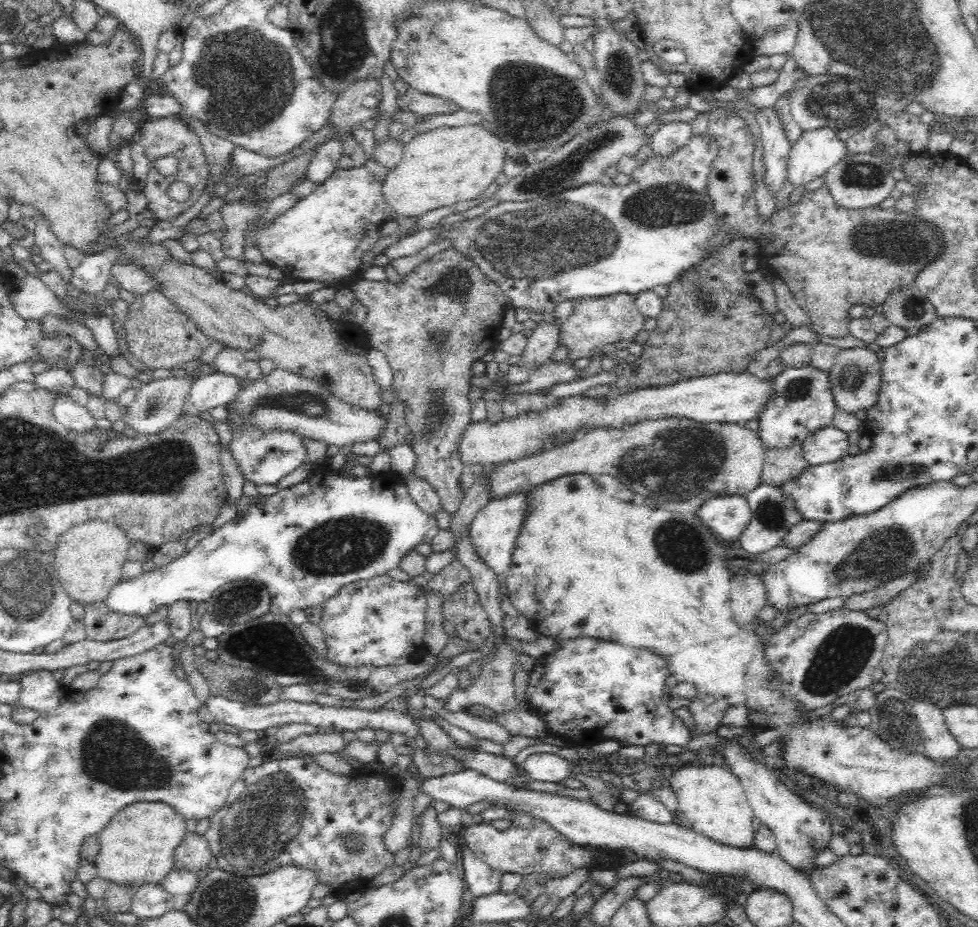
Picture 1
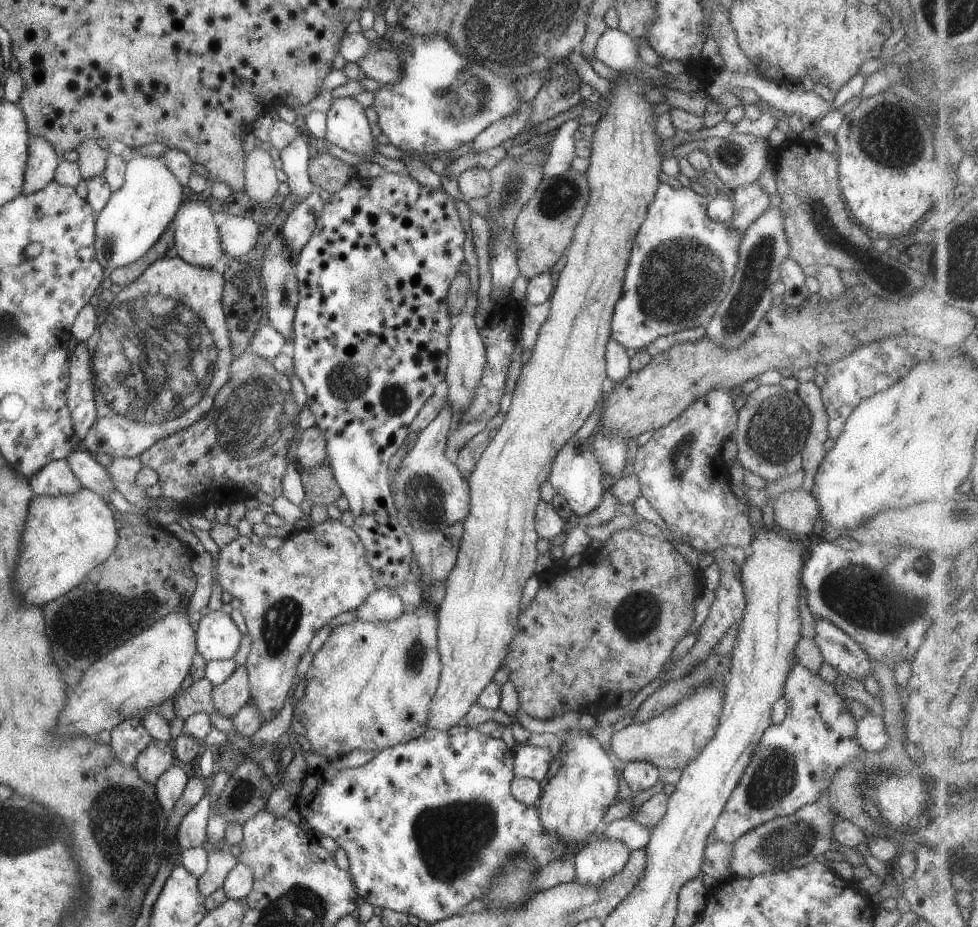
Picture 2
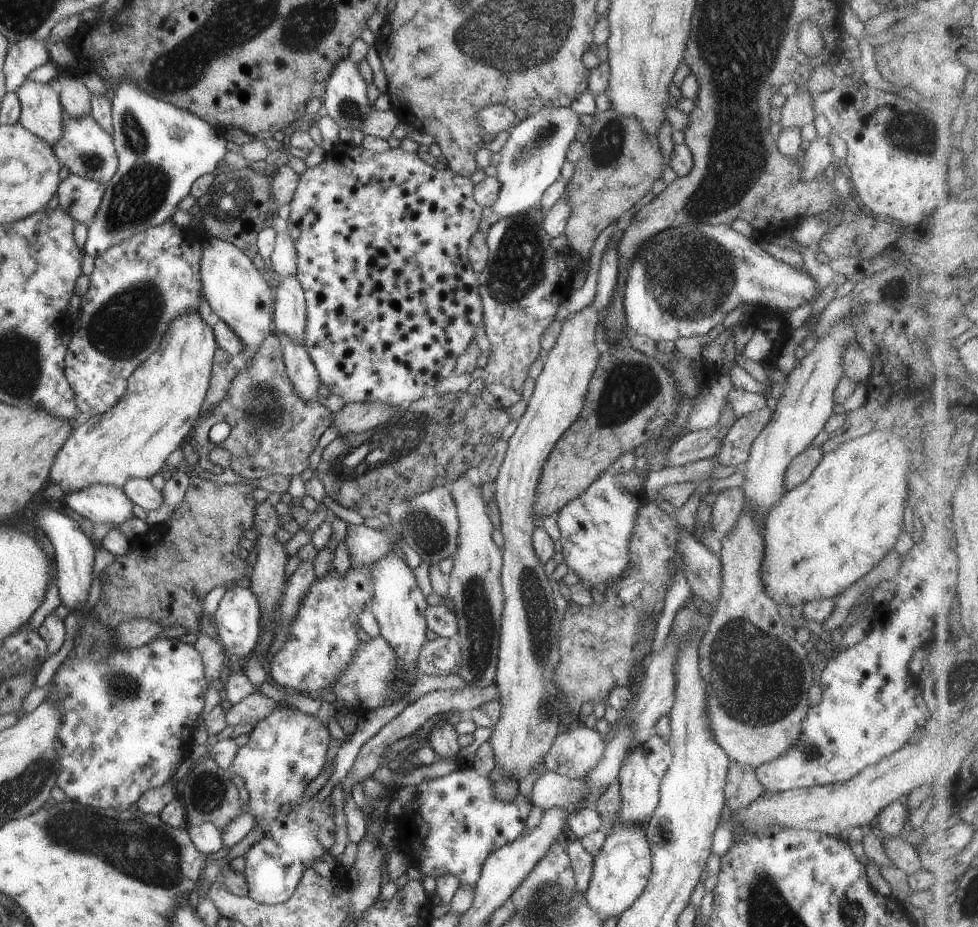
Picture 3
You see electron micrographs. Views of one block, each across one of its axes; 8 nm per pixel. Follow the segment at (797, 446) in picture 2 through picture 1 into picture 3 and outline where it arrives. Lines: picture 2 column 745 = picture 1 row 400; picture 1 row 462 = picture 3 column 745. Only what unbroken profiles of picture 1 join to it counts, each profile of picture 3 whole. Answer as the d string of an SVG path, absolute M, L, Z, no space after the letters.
M769 403L762 409L736 418L722 438L721 446L715 454L718 464L735 467L747 460L752 442L766 426L772 415L772 408L772 403Z

